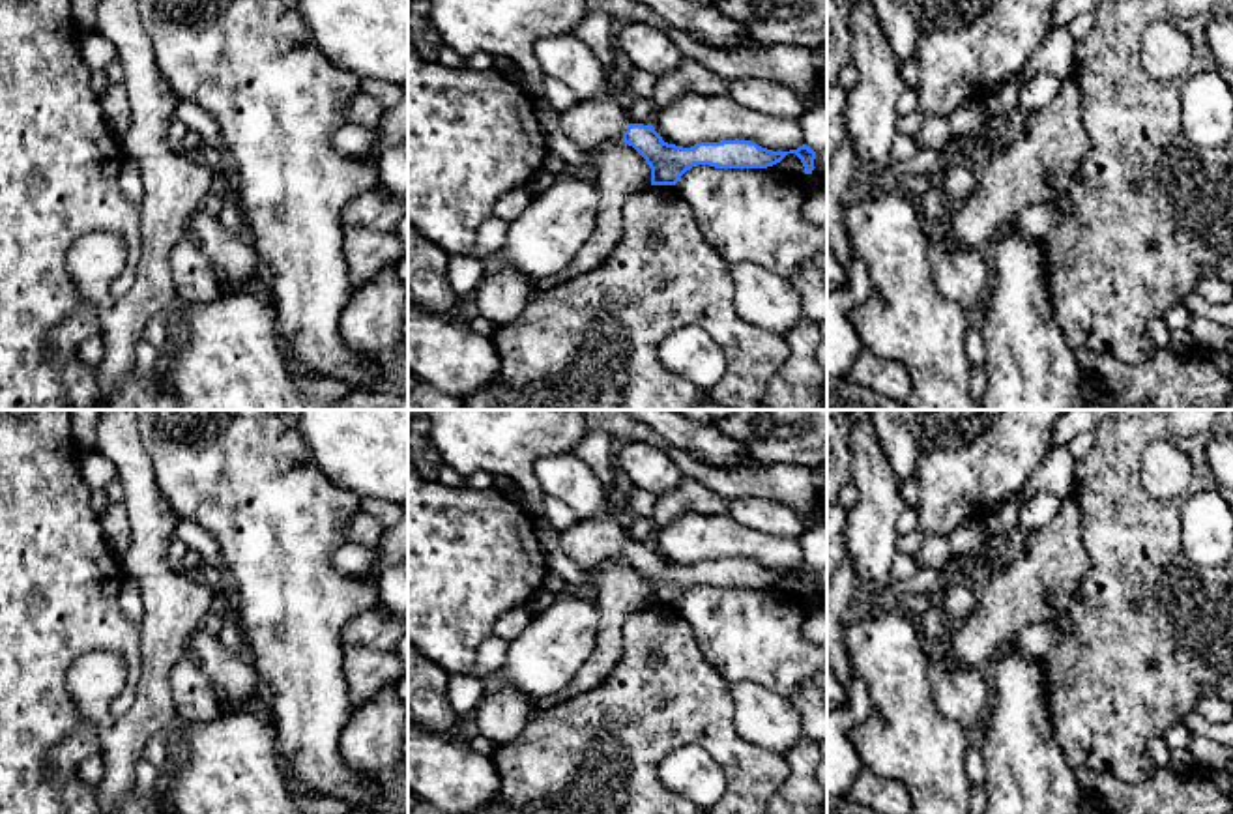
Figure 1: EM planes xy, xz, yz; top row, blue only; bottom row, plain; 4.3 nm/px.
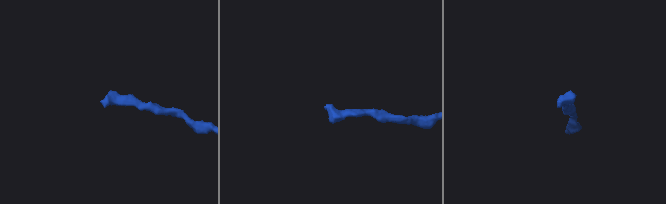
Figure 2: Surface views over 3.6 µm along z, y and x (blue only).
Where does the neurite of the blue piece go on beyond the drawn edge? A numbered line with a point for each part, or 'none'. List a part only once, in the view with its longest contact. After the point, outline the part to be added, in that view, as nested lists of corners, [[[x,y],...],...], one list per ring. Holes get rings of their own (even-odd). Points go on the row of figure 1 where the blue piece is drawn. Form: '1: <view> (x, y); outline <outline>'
1: xz (590, 124); outline [[[610,94],[587,101],[580,99],[576,105],[559,110],[563,133],[584,152],[621,140],[631,124],[625,103]]]

